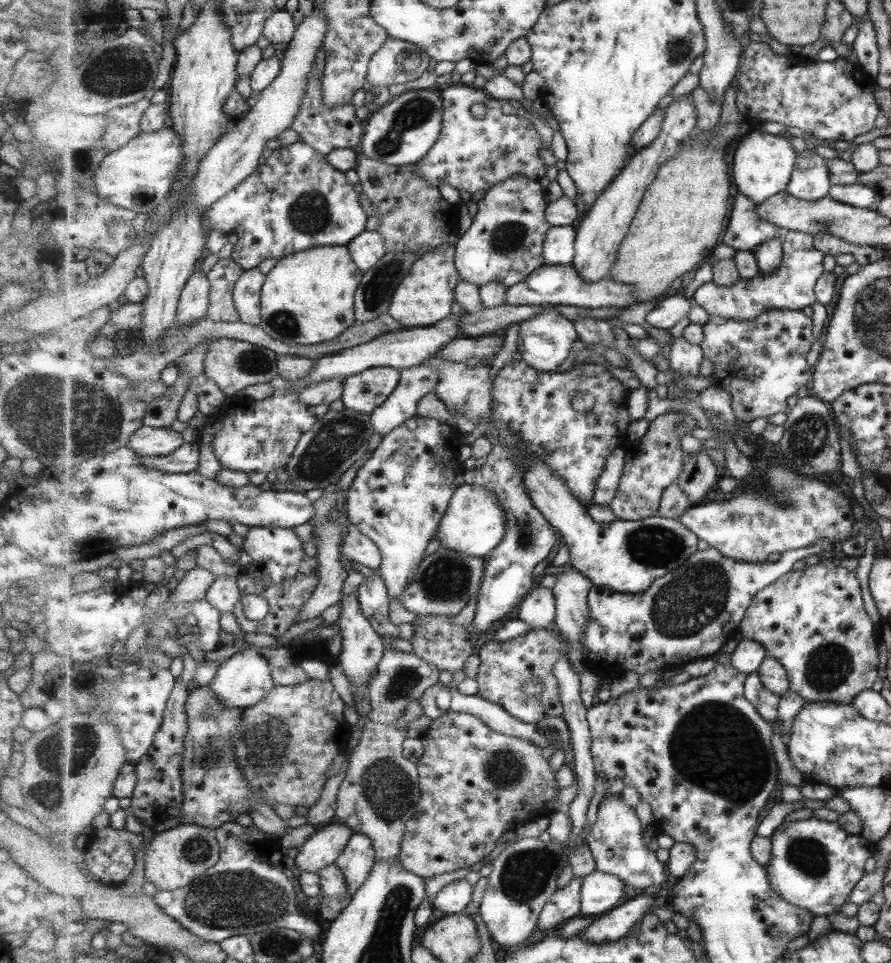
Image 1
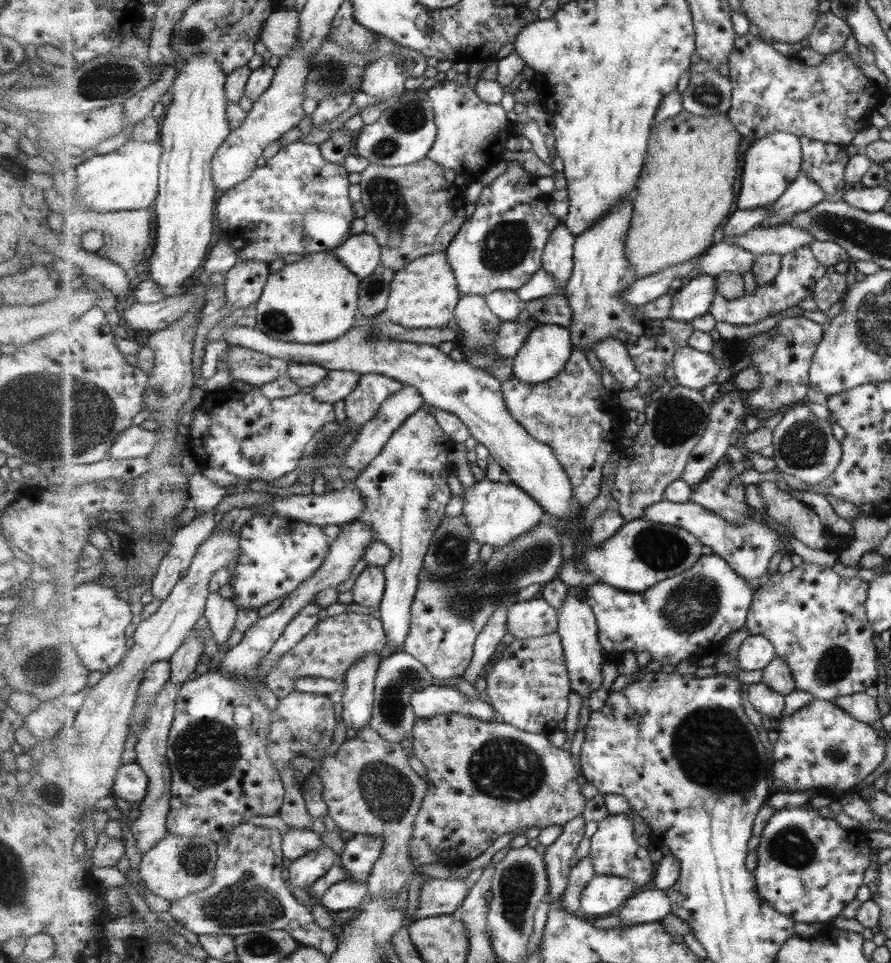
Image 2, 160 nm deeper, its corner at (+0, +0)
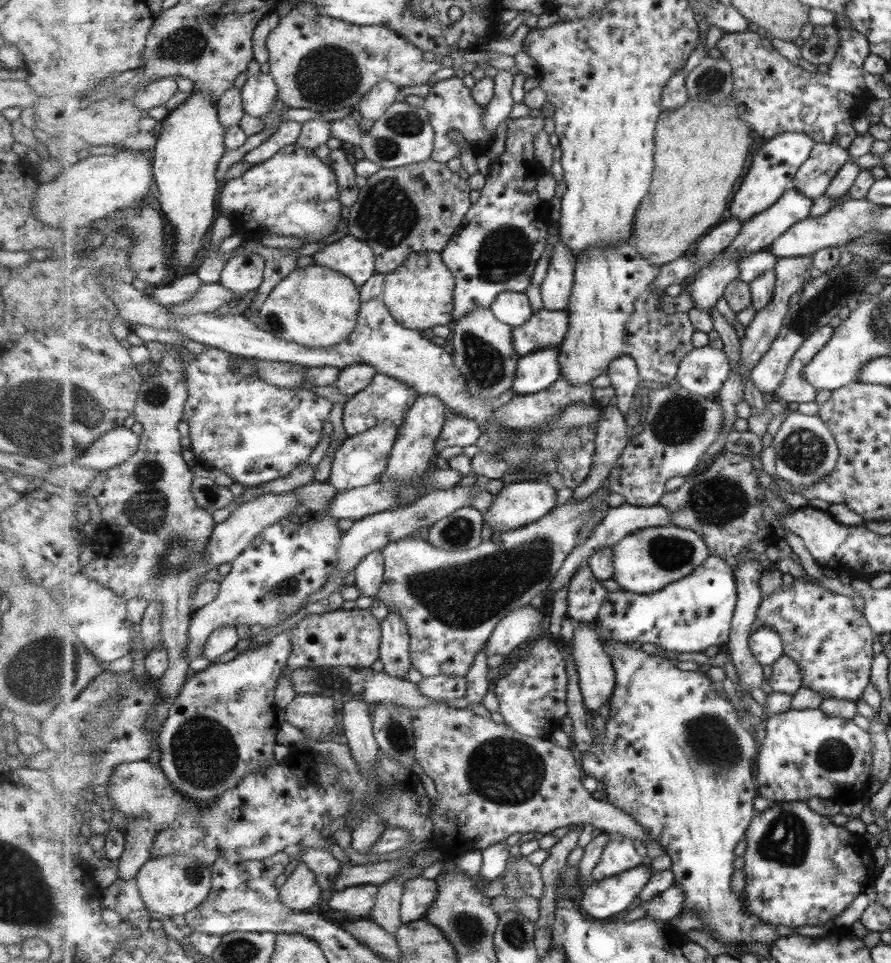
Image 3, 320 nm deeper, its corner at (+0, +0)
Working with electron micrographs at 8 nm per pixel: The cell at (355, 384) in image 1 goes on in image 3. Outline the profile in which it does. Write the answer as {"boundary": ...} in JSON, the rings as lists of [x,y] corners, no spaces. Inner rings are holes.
{"boundary":[[[377,373],[369,388],[347,399],[343,409],[343,425],[348,437],[367,432],[383,422],[392,422],[398,428],[405,424],[408,412],[419,397],[415,389],[392,376]]]}

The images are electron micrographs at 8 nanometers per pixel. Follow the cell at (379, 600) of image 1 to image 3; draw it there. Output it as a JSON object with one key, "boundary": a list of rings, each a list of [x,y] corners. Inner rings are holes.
{"boundary":[[[382,551],[371,552],[357,566],[354,585],[361,590],[362,596],[377,597],[386,572],[386,559]]]}

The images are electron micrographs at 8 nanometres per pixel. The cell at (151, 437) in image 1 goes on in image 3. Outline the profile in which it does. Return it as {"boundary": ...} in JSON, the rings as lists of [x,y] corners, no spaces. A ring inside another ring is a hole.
{"boundary":[[[129,428],[110,430],[91,444],[75,463],[98,472],[109,470],[127,462],[138,451],[140,440],[140,435]]]}

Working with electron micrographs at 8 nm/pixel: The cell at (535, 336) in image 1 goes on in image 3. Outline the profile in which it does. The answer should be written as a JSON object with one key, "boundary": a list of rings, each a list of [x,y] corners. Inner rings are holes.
{"boundary":[[[542,348],[523,356],[518,364],[513,392],[525,396],[551,388],[561,378],[559,355],[560,348]]]}

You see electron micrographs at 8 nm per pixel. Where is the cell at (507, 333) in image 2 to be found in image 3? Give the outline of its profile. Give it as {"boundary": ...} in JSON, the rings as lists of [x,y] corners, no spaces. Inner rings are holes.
{"boundary":[[[541,309],[523,326],[514,327],[513,342],[523,357],[542,348],[560,348],[570,332],[570,315],[567,311]]]}

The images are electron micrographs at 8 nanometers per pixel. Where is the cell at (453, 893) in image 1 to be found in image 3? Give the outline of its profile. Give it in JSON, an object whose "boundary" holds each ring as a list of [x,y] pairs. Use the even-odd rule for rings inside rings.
{"boundary":[[[423,875],[408,880],[404,884],[401,903],[401,922],[407,924],[411,921],[423,919],[437,898],[438,886],[435,879],[429,880]]]}

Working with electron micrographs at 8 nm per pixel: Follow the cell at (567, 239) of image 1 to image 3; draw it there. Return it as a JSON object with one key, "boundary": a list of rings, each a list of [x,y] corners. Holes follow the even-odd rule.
{"boundary":[[[561,238],[558,240],[555,252],[550,256],[550,259],[548,275],[539,288],[544,302],[543,309],[567,311],[575,286],[578,259]]]}

